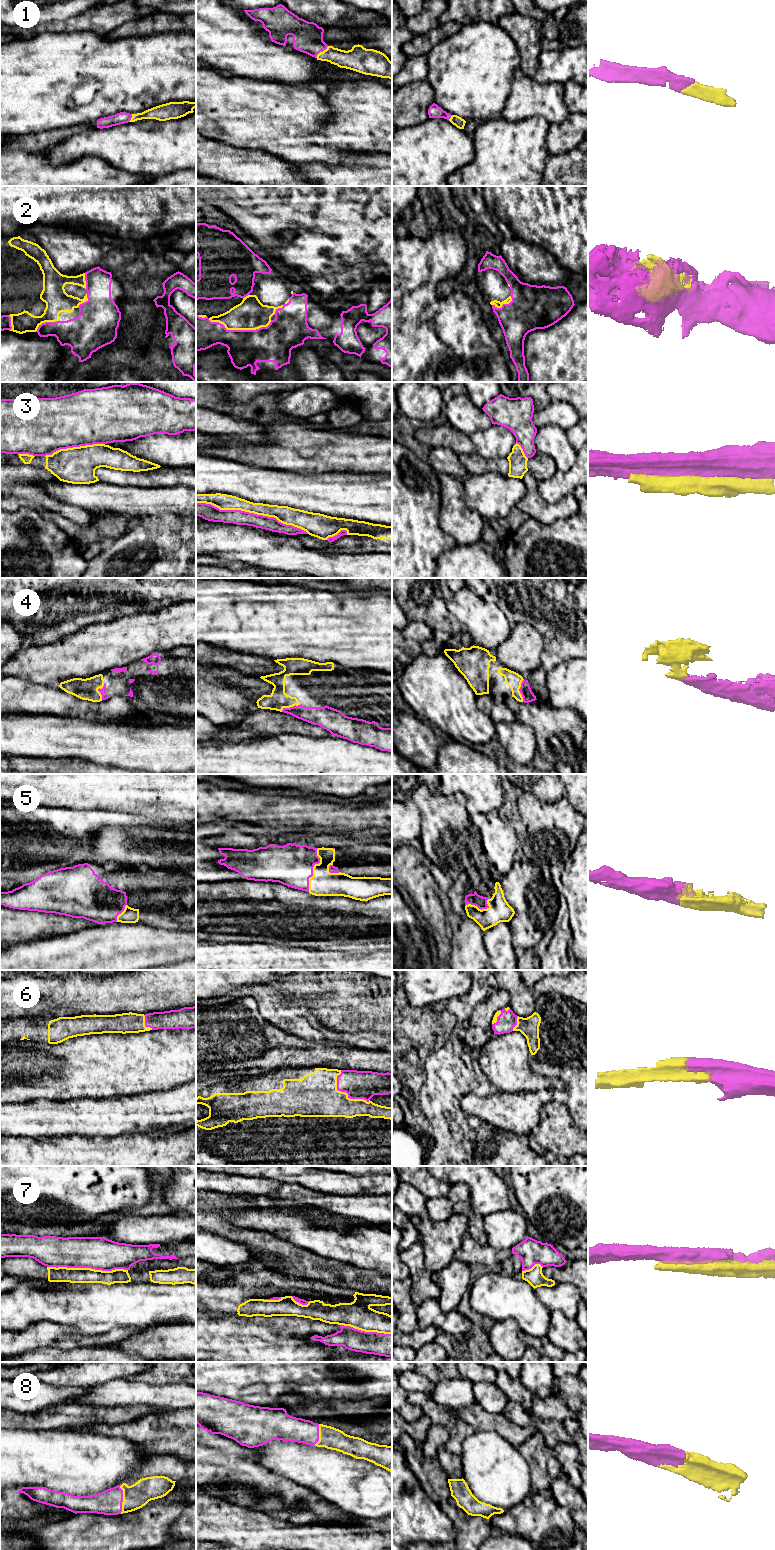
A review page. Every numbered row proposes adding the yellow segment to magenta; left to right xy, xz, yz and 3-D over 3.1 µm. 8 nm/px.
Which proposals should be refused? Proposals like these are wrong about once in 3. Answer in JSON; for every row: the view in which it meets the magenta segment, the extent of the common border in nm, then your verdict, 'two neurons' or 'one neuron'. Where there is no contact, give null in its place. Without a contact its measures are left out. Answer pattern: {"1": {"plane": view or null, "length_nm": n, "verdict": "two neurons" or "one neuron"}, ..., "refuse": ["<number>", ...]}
{"1": {"plane": "xz", "length_nm": 140, "verdict": "one neuron"}, "2": {"plane": "xz", "length_nm": 500, "verdict": "one neuron"}, "3": {"plane": "xz", "length_nm": 950, "verdict": "two neurons"}, "4": {"plane": "yz", "length_nm": 180, "verdict": "one neuron"}, "5": {"plane": "xz", "length_nm": 360, "verdict": "one neuron"}, "6": {"plane": "xz", "length_nm": 340, "verdict": "one neuron"}, "7": {"plane": "xy", "length_nm": 650, "verdict": "two neurons"}, "8": {"plane": "xy", "length_nm": 240, "verdict": "one neuron"}, "refuse": ["3", "7"]}

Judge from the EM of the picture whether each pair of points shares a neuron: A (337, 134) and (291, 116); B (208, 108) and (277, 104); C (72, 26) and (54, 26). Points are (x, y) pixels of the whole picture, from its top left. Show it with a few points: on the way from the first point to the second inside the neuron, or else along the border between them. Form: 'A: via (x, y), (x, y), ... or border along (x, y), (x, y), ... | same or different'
A: border along (328, 105), (330, 117), (317, 133), (333, 146) | different
B: via (225, 108), (260, 108) | same
C: via (68, 26), (58, 26) | same

